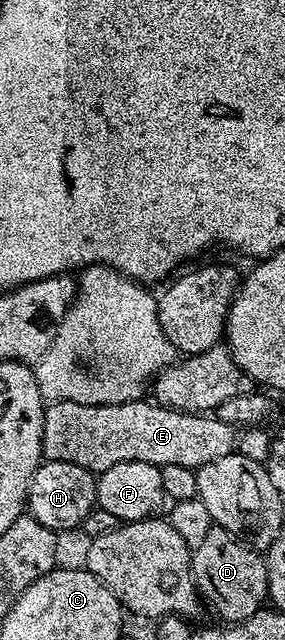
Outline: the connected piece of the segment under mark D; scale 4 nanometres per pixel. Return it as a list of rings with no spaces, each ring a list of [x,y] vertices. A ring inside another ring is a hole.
[[[217,525],[208,529],[204,541],[193,548],[190,571],[194,574],[199,592],[208,600],[209,610],[211,607],[222,618],[219,620],[223,624],[245,624],[246,619],[253,617],[267,602],[268,573],[265,558],[228,529]]]

